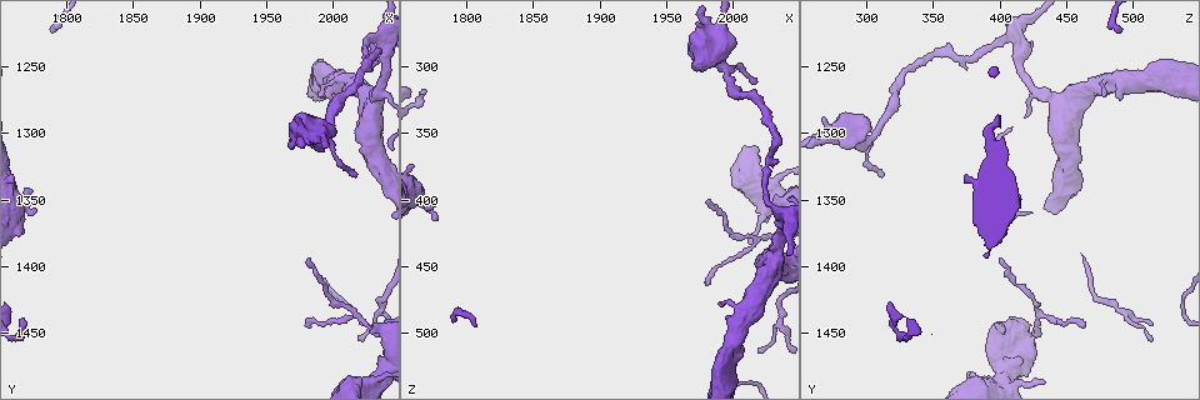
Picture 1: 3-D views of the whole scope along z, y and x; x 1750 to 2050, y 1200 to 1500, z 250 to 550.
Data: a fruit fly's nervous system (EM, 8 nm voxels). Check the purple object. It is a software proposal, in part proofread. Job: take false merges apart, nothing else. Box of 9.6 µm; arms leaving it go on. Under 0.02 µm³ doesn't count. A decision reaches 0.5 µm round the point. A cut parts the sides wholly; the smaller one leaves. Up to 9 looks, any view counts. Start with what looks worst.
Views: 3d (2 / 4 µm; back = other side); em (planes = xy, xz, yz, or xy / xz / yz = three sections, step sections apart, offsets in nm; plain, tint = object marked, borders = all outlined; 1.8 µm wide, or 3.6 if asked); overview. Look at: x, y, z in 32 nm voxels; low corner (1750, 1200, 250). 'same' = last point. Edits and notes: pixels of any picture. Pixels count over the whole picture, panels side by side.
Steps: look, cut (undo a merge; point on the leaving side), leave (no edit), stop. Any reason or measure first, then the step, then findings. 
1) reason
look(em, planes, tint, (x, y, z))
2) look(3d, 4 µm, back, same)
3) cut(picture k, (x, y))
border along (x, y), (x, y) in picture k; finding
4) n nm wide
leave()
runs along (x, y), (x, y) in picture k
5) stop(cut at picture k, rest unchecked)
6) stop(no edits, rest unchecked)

abrupt turn
look(em, 3.6 µm, xy, step 8, tint, (2032, 1486, 402))

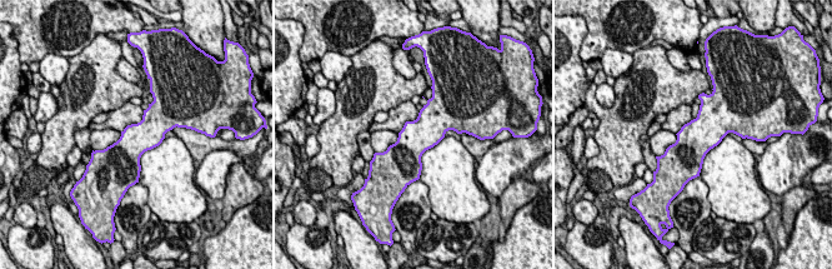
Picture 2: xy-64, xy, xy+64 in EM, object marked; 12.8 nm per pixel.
look(em, 3.6 µm, planes, tint, same)

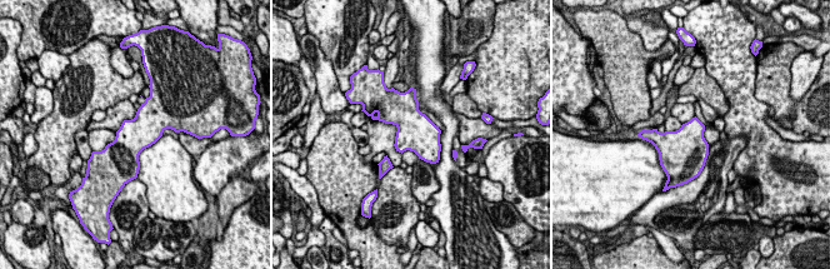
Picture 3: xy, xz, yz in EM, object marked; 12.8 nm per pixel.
420 nm wide
leave()
one neuron here

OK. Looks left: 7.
look(em, xz, step 4, tint, (2032, 1230, 410))

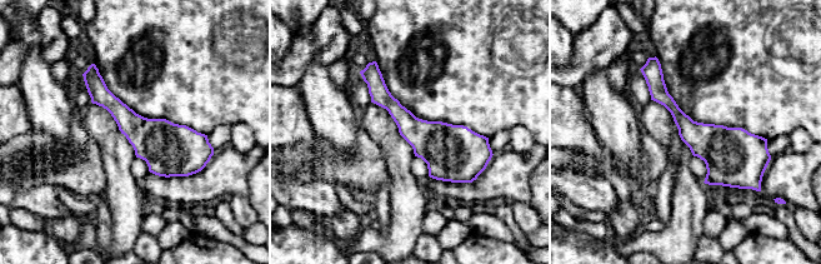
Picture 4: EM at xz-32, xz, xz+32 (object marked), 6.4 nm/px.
leave()
runs along (86, 75), (151, 139), (204, 145) in picture 4; all the same neuron

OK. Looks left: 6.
look(3d, 4 µm, (1990, 1304, 294))

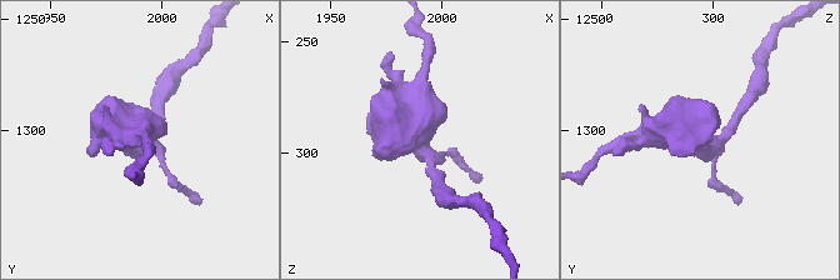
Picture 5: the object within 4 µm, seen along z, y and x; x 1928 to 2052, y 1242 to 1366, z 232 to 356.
look(em, 3.6 µm, planes, tint, same)

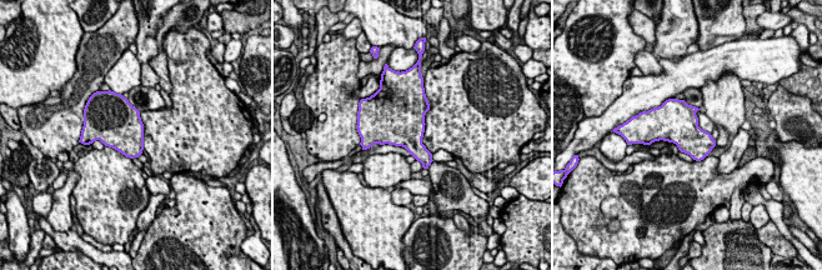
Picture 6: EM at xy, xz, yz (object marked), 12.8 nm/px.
leave()
all the same neuron

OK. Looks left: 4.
calibre changes
look(em, 3.6 µm, planes, tint, (2032, 1280, 446))

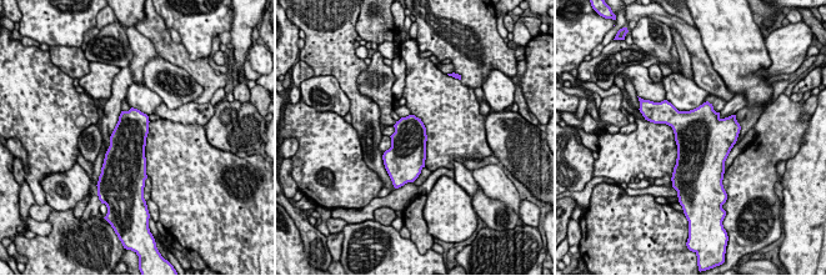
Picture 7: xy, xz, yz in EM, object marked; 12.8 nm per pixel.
leave()
continuous, no second neuron

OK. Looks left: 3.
stop(no edits, rest unchecked)

